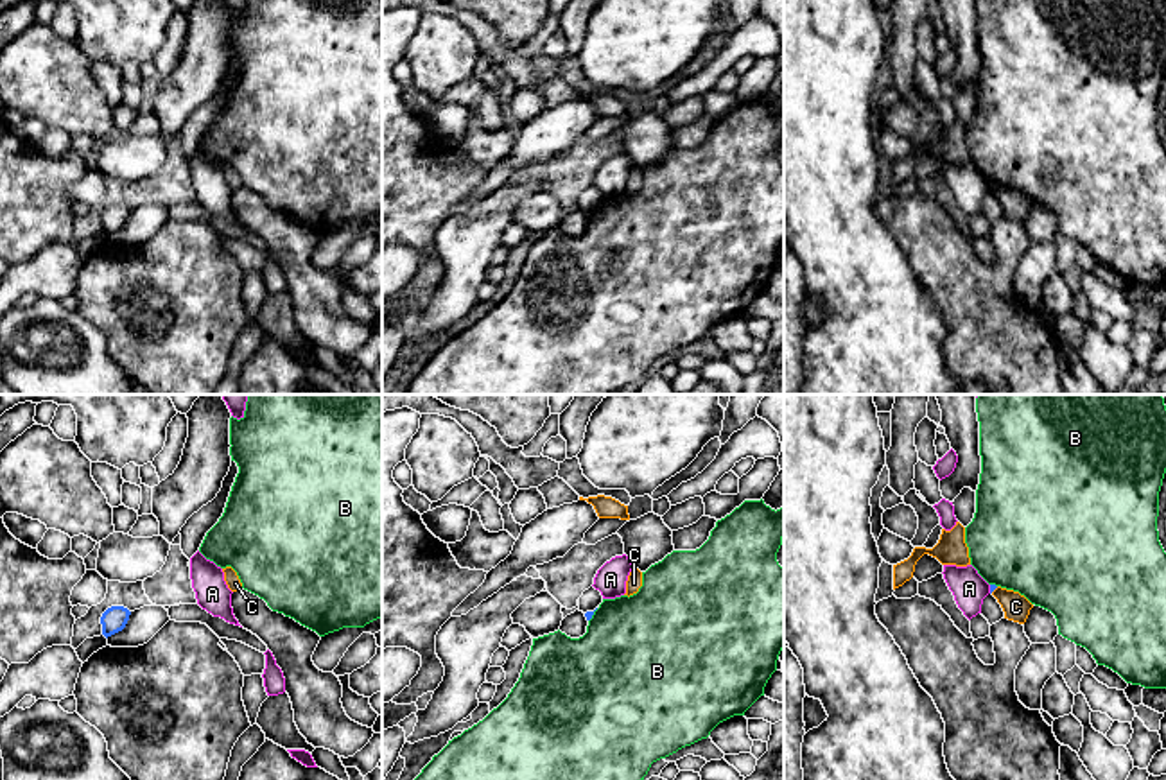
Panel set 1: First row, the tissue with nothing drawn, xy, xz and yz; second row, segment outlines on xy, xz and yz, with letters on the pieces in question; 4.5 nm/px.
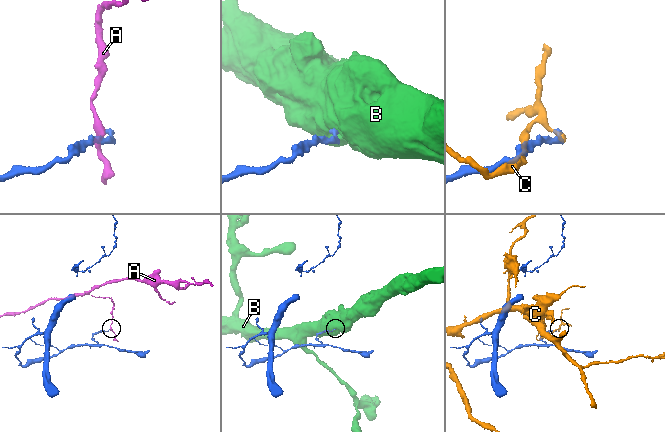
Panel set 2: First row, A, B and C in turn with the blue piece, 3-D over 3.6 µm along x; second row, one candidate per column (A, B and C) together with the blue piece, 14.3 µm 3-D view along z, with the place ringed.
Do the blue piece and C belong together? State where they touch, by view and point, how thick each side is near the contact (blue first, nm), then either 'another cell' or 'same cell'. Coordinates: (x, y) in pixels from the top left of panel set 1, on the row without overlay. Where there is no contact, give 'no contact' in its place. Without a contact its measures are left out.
contact yz (994, 187); calibres 30 and 120 nm; another cell

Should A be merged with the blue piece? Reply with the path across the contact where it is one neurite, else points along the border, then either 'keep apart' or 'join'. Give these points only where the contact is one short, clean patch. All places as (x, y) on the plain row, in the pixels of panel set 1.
border along yz (989, 183), (991, 190); keep apart

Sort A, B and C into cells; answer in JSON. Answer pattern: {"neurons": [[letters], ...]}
{"neurons": [["A"], ["B"], ["C"]]}

